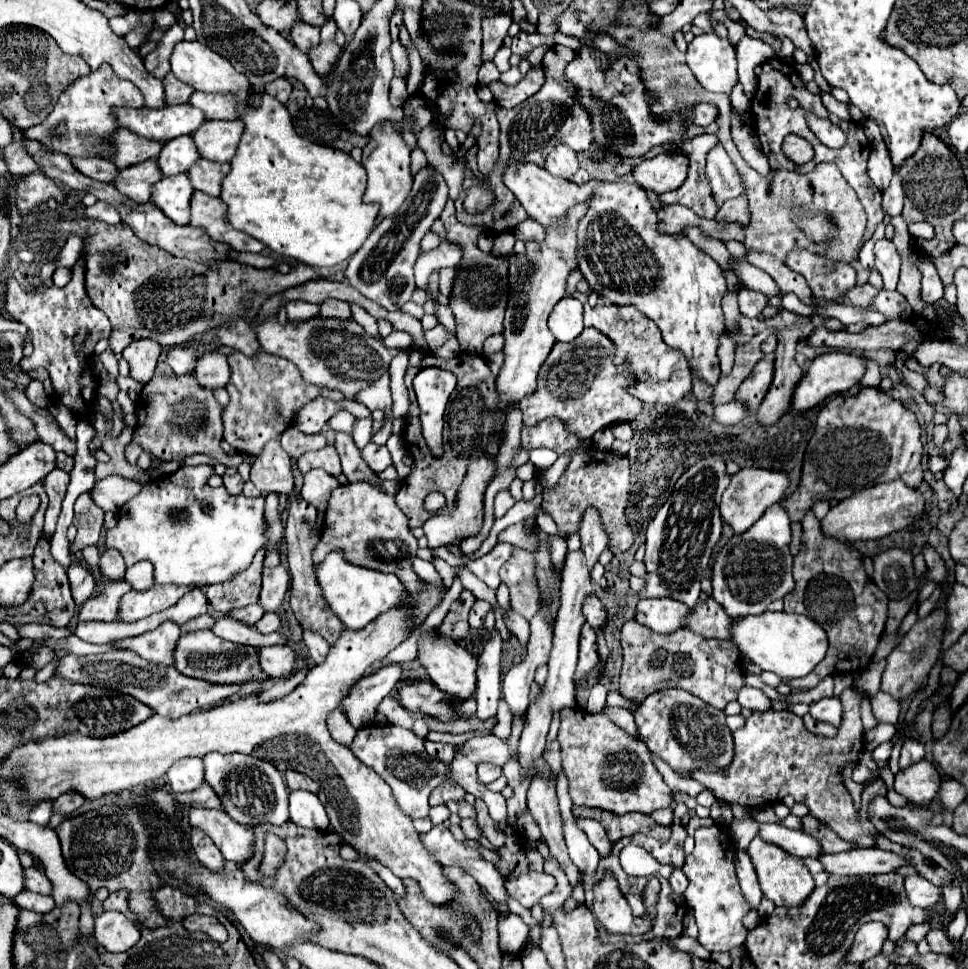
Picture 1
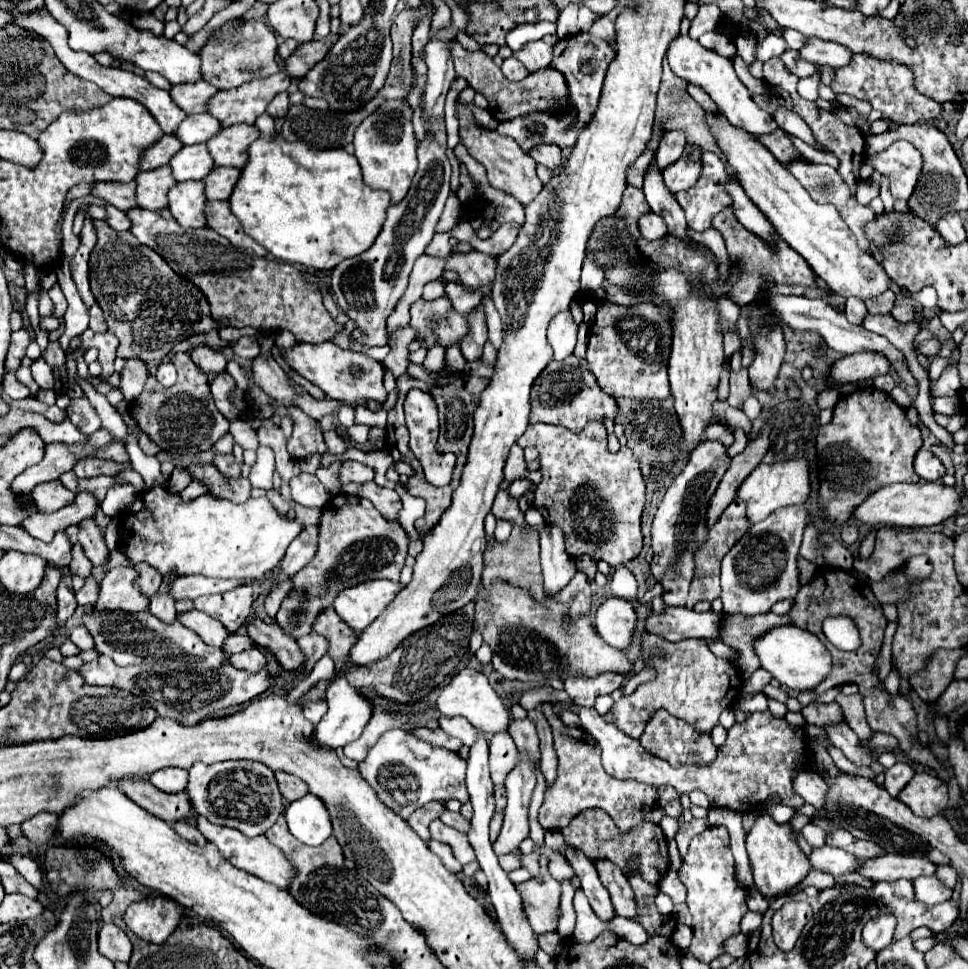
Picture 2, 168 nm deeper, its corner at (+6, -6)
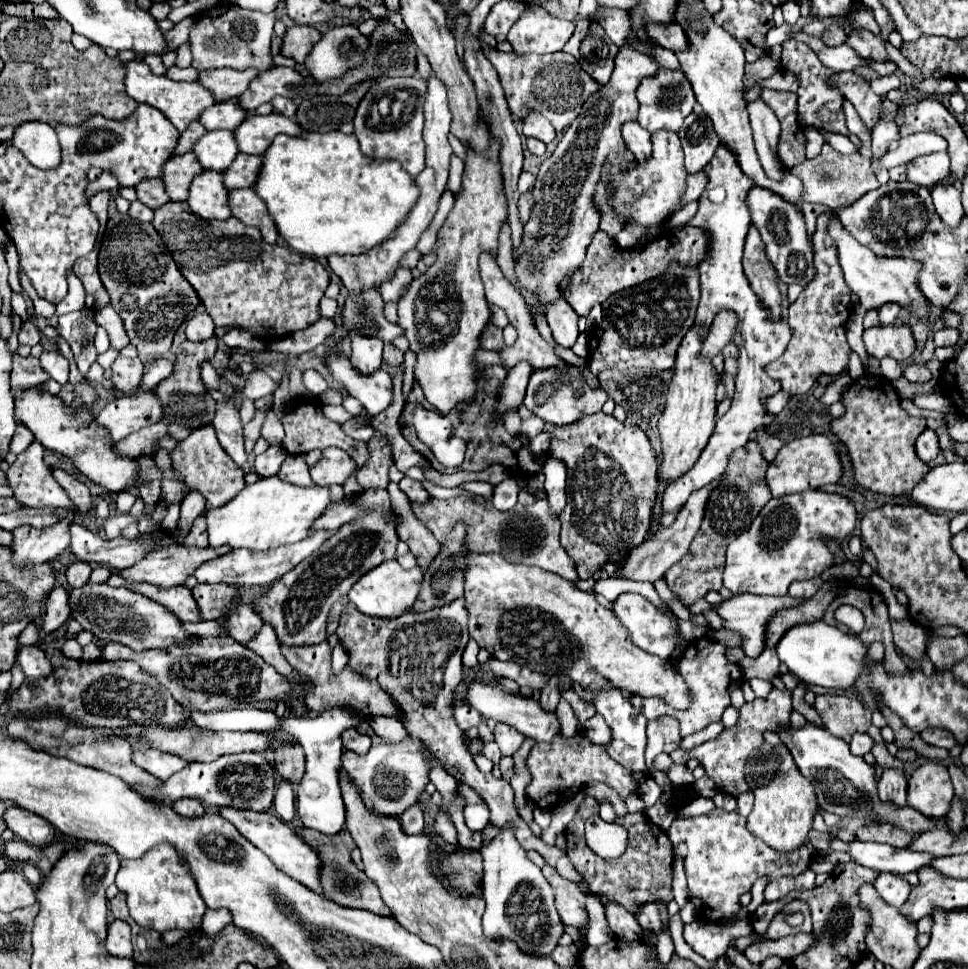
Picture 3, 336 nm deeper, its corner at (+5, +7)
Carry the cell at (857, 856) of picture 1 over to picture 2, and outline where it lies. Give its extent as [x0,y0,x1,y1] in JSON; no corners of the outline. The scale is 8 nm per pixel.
[858,854,936,882]

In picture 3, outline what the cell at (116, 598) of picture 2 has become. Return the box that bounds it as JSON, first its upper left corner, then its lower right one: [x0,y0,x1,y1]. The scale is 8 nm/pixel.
[117,545,229,587]

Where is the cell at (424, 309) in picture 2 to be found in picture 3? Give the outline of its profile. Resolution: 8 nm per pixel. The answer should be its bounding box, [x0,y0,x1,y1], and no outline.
[399,137,507,413]

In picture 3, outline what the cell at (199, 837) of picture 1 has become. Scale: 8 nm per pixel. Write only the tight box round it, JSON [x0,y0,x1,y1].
[173,799,205,817]

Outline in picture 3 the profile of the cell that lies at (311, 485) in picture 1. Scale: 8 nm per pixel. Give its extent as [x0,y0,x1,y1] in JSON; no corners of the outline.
[277,455,315,487]

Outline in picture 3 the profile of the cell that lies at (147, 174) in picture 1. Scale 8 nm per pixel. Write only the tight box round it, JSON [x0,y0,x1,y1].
[161,153,203,201]

